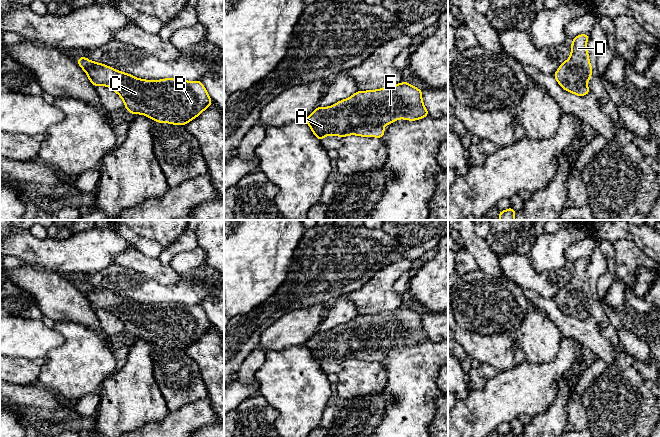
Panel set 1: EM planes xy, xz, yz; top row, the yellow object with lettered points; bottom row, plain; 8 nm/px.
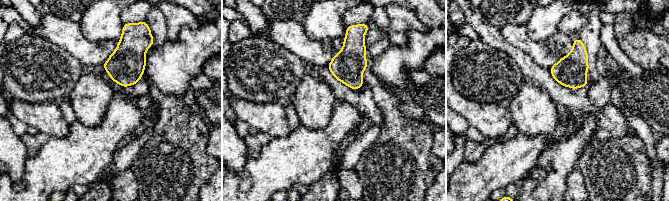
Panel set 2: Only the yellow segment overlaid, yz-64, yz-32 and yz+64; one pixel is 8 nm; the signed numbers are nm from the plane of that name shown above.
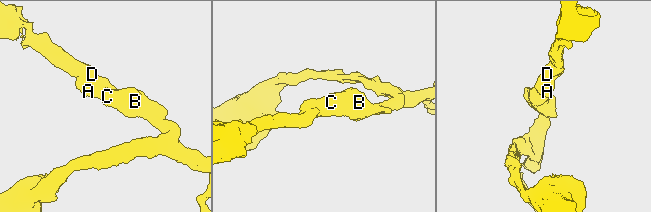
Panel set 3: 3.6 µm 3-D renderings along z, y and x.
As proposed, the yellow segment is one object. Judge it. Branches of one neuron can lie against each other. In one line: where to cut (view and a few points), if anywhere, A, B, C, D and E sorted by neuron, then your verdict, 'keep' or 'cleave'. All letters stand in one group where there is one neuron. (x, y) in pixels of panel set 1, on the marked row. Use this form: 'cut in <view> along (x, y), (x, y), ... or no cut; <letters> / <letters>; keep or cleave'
no cut; A B C D E; keep

